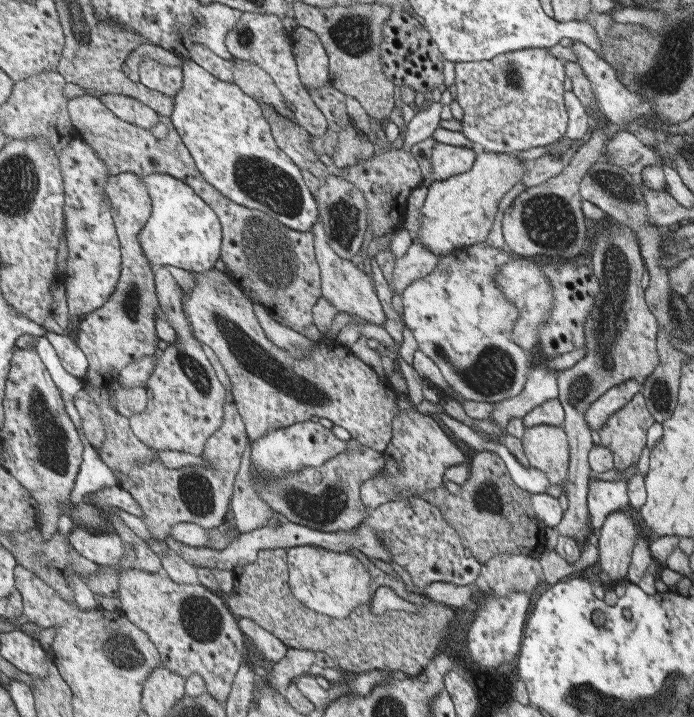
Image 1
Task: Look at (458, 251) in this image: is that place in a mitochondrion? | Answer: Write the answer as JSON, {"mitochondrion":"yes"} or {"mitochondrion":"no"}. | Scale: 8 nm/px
{"mitochondrion":"no"}

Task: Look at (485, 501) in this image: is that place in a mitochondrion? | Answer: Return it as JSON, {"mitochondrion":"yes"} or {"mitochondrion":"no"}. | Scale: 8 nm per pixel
{"mitochondrion":"yes"}

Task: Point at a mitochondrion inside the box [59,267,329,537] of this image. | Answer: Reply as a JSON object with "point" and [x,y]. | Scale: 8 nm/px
{"point":[197,494]}

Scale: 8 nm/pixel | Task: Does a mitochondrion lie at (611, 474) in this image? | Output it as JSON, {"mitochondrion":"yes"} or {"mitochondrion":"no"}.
{"mitochondrion":"no"}

